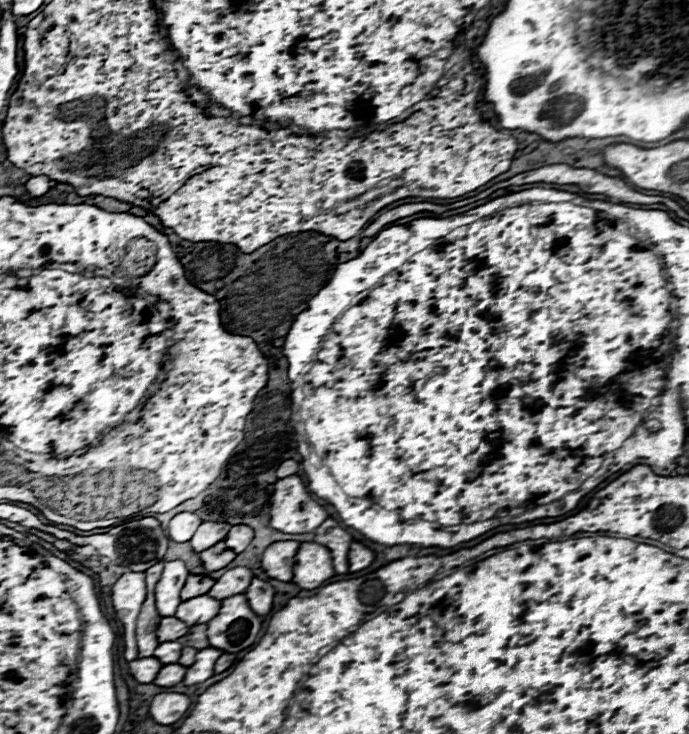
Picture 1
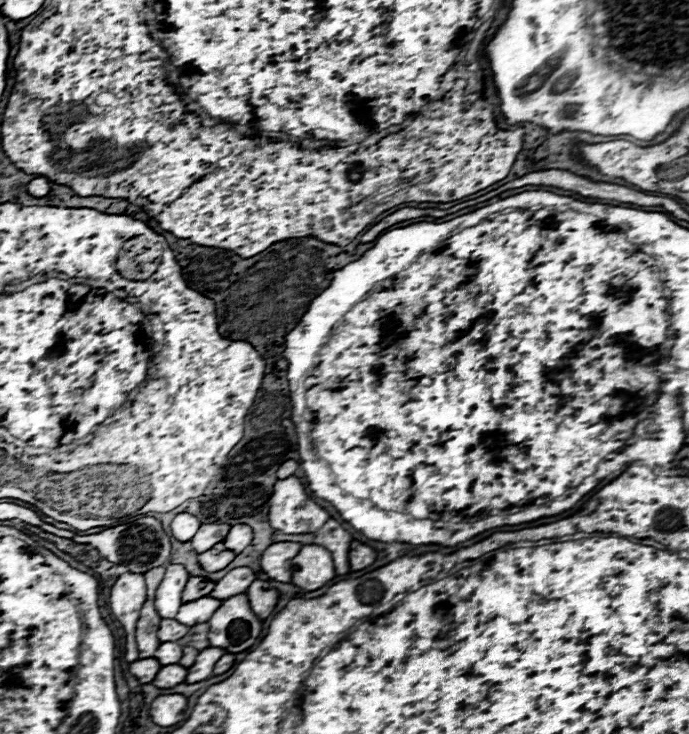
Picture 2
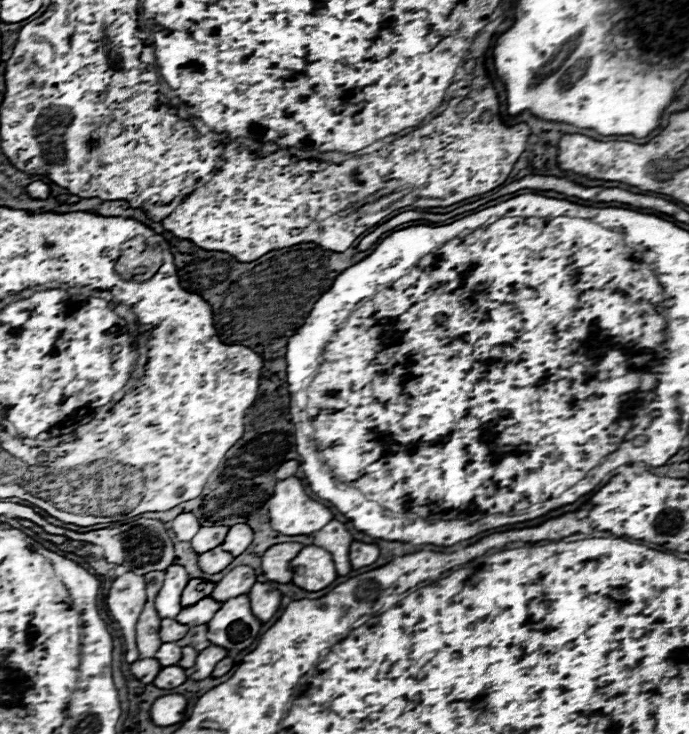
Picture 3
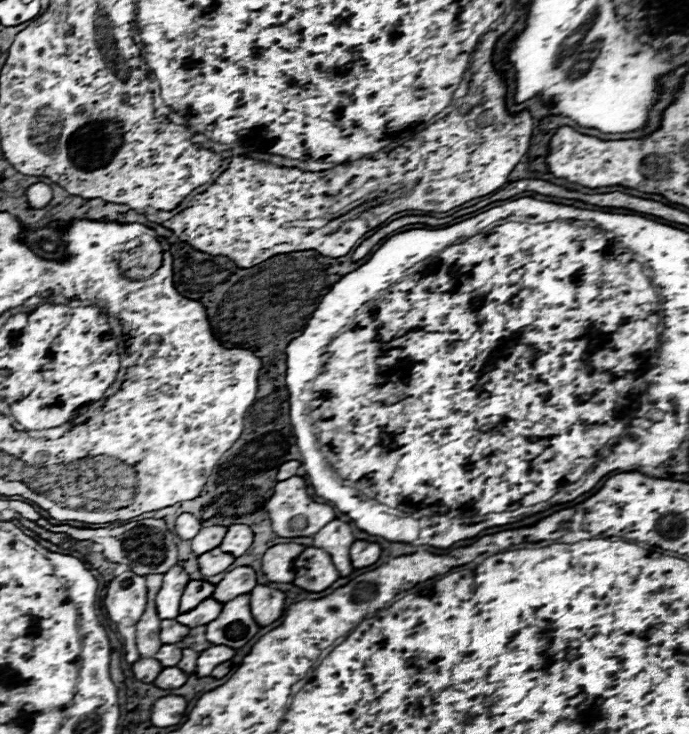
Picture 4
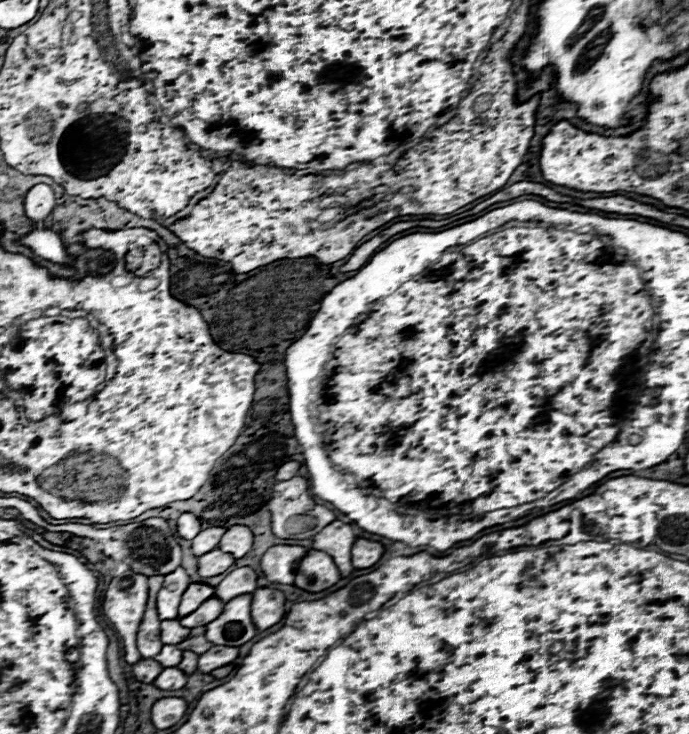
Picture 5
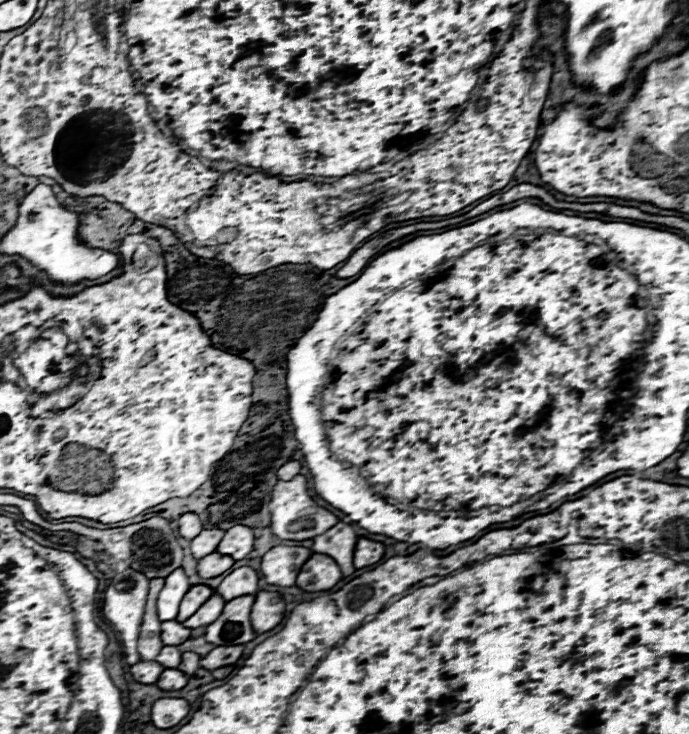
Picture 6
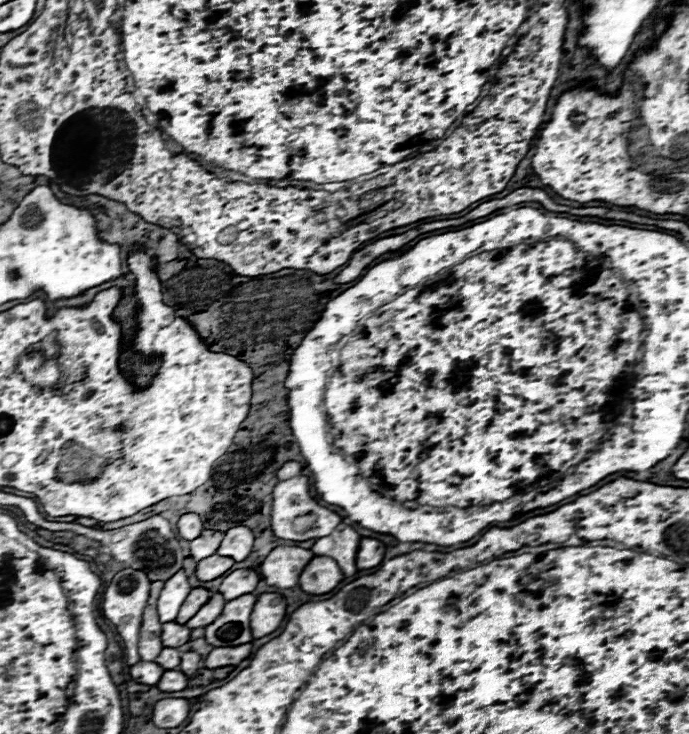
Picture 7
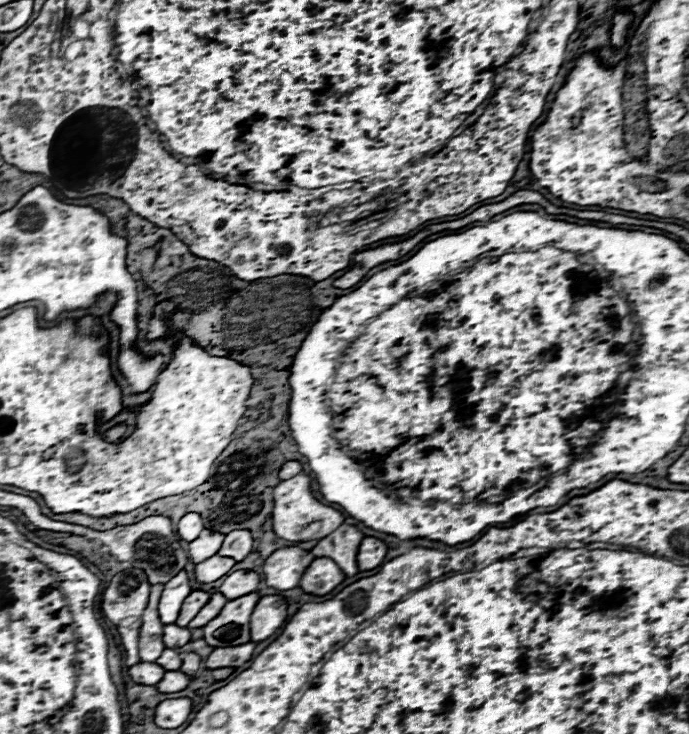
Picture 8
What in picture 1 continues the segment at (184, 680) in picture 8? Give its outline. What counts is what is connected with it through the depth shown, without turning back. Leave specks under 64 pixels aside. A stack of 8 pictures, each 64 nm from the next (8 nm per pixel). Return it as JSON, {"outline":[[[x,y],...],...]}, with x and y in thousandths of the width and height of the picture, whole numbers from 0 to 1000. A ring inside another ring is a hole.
{"outline":[[[241,905],[241,907],[229,916],[224,932],[226,932],[226,935],[238,935],[238,937],[255,935],[258,929],[267,926],[267,921],[270,921],[270,910],[267,910],[267,907],[261,907],[261,905]]]}

